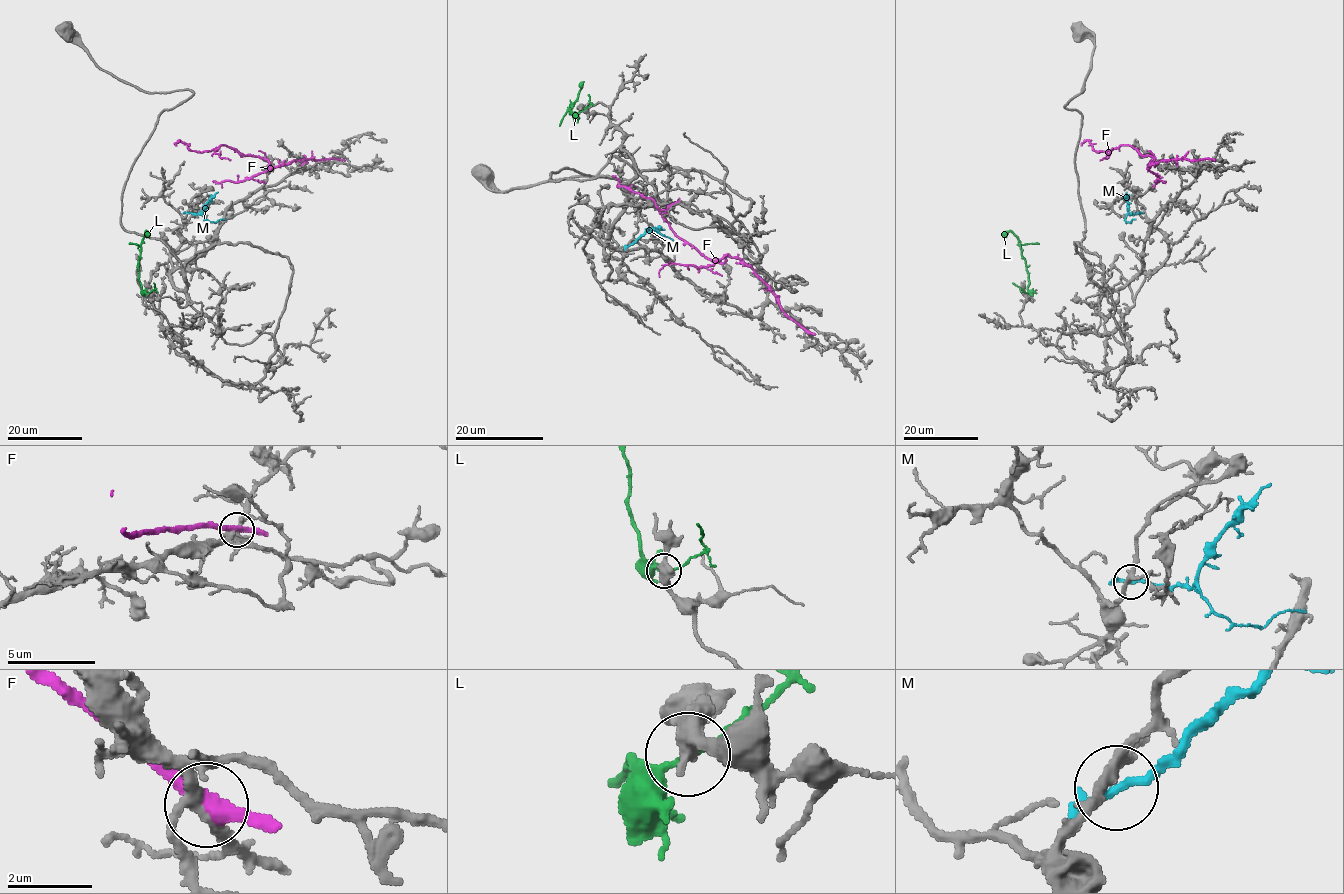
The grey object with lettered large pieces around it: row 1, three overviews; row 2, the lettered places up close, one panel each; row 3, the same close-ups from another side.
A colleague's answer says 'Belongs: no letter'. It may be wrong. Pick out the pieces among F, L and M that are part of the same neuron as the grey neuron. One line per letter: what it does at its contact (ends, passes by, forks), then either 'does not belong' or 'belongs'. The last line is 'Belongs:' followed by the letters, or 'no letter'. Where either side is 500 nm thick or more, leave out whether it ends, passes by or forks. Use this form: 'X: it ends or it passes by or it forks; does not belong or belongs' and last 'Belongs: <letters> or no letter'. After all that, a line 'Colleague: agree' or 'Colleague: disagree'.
F: it passes by; does not belong
L: it passes by; does not belong
M: it passes by; does not belong
Belongs: no letter
Colleague: agree

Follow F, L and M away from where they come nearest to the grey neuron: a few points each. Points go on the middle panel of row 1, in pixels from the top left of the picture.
F: (808, 331), (749, 266), (728, 256), (723, 263), (708, 260), (675, 234), (653, 200), (615, 176)
L: (580, 112), (570, 110), (583, 82)
M: (629, 245), (652, 228), (673, 240)

